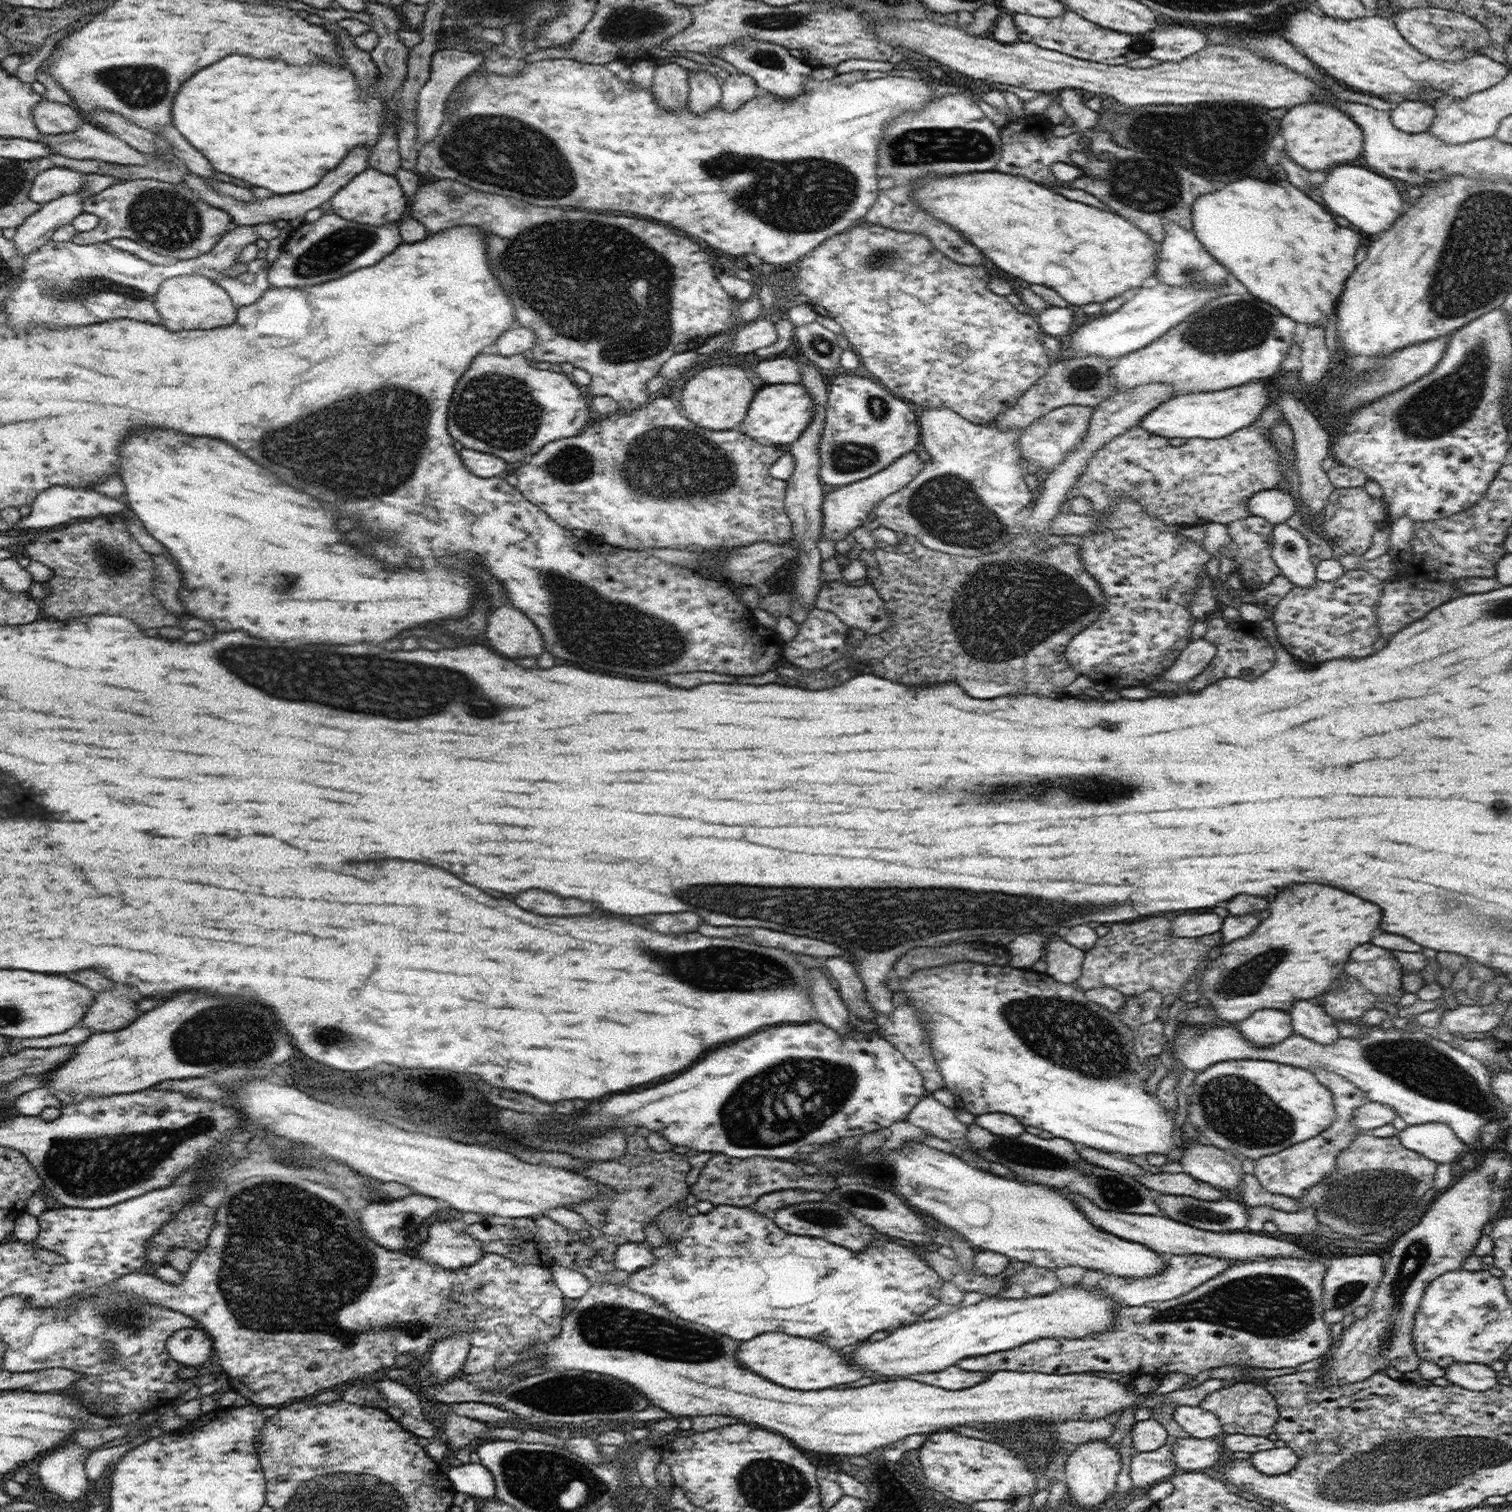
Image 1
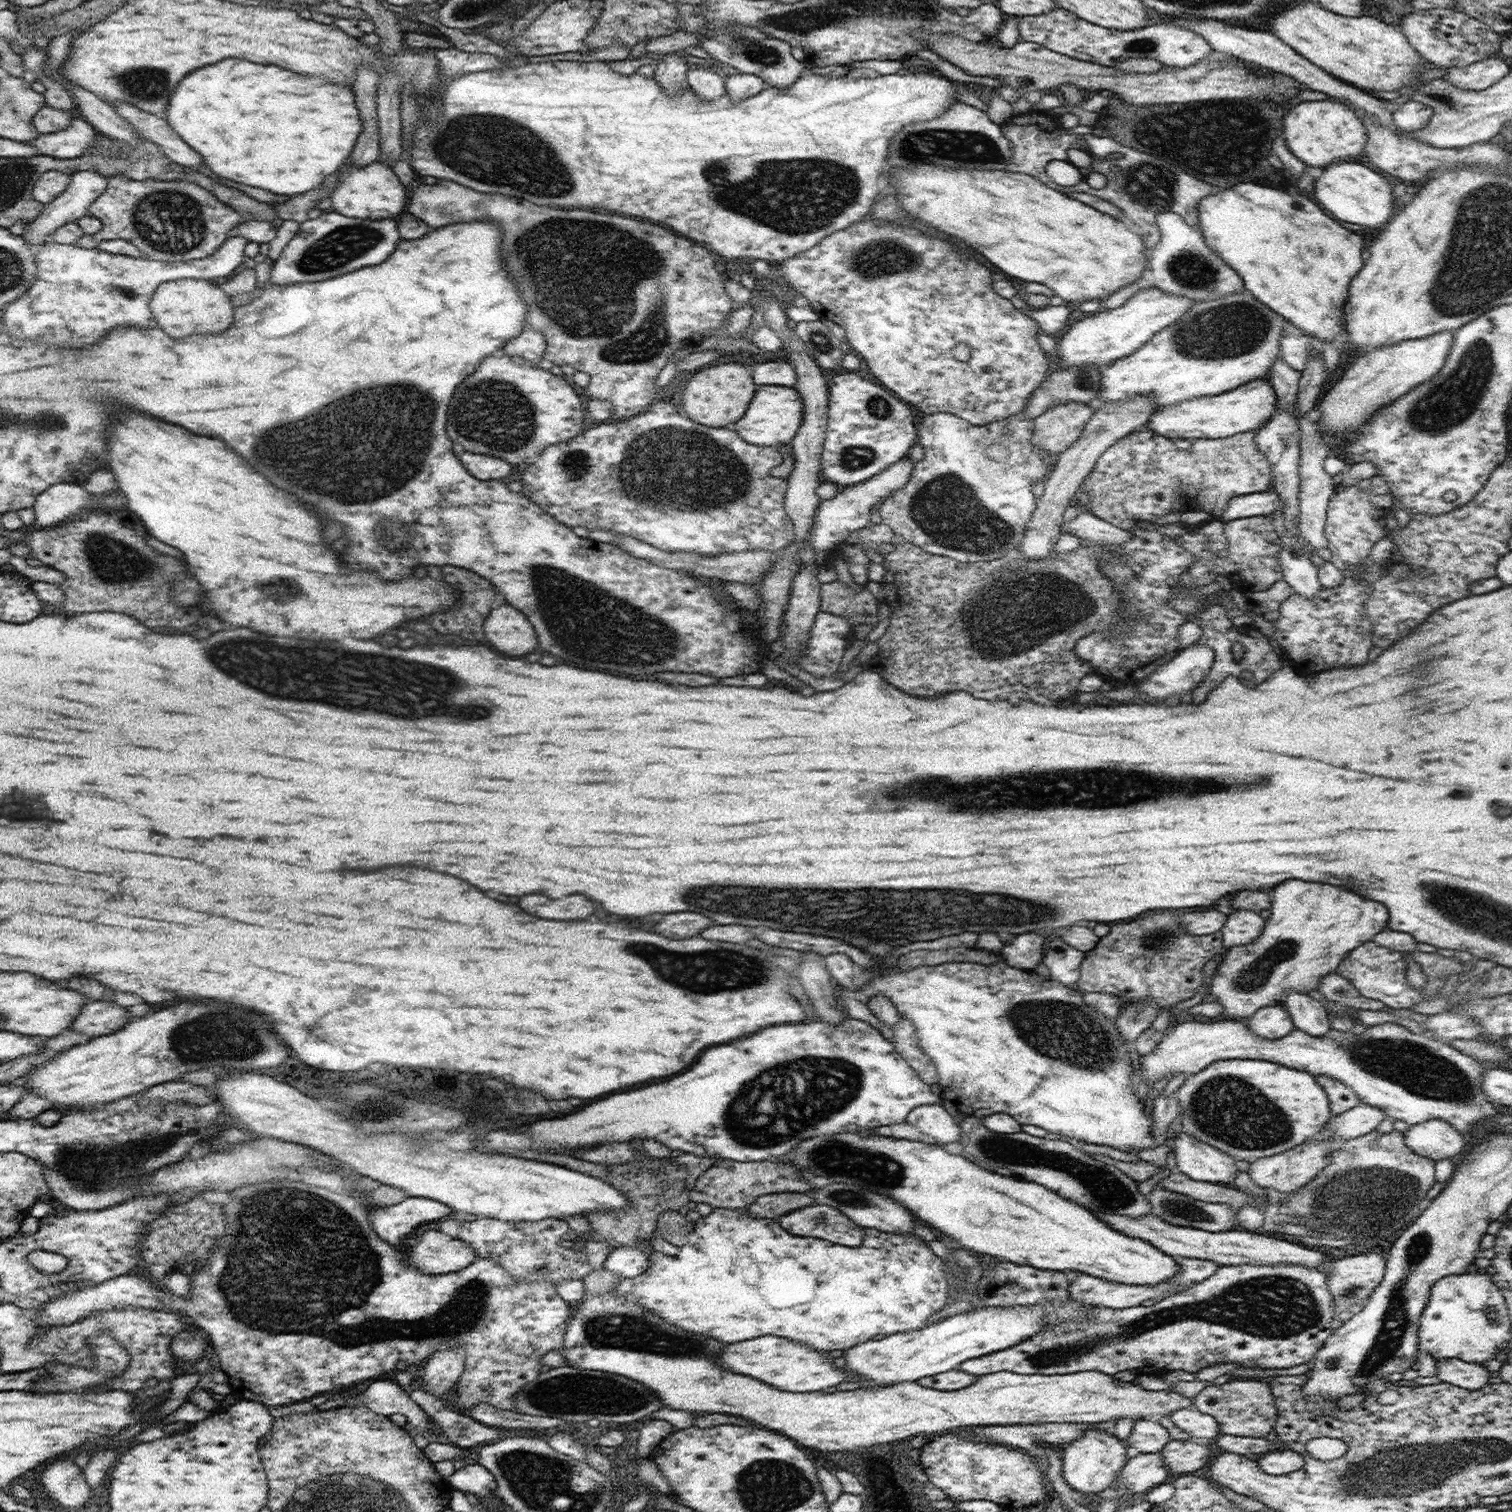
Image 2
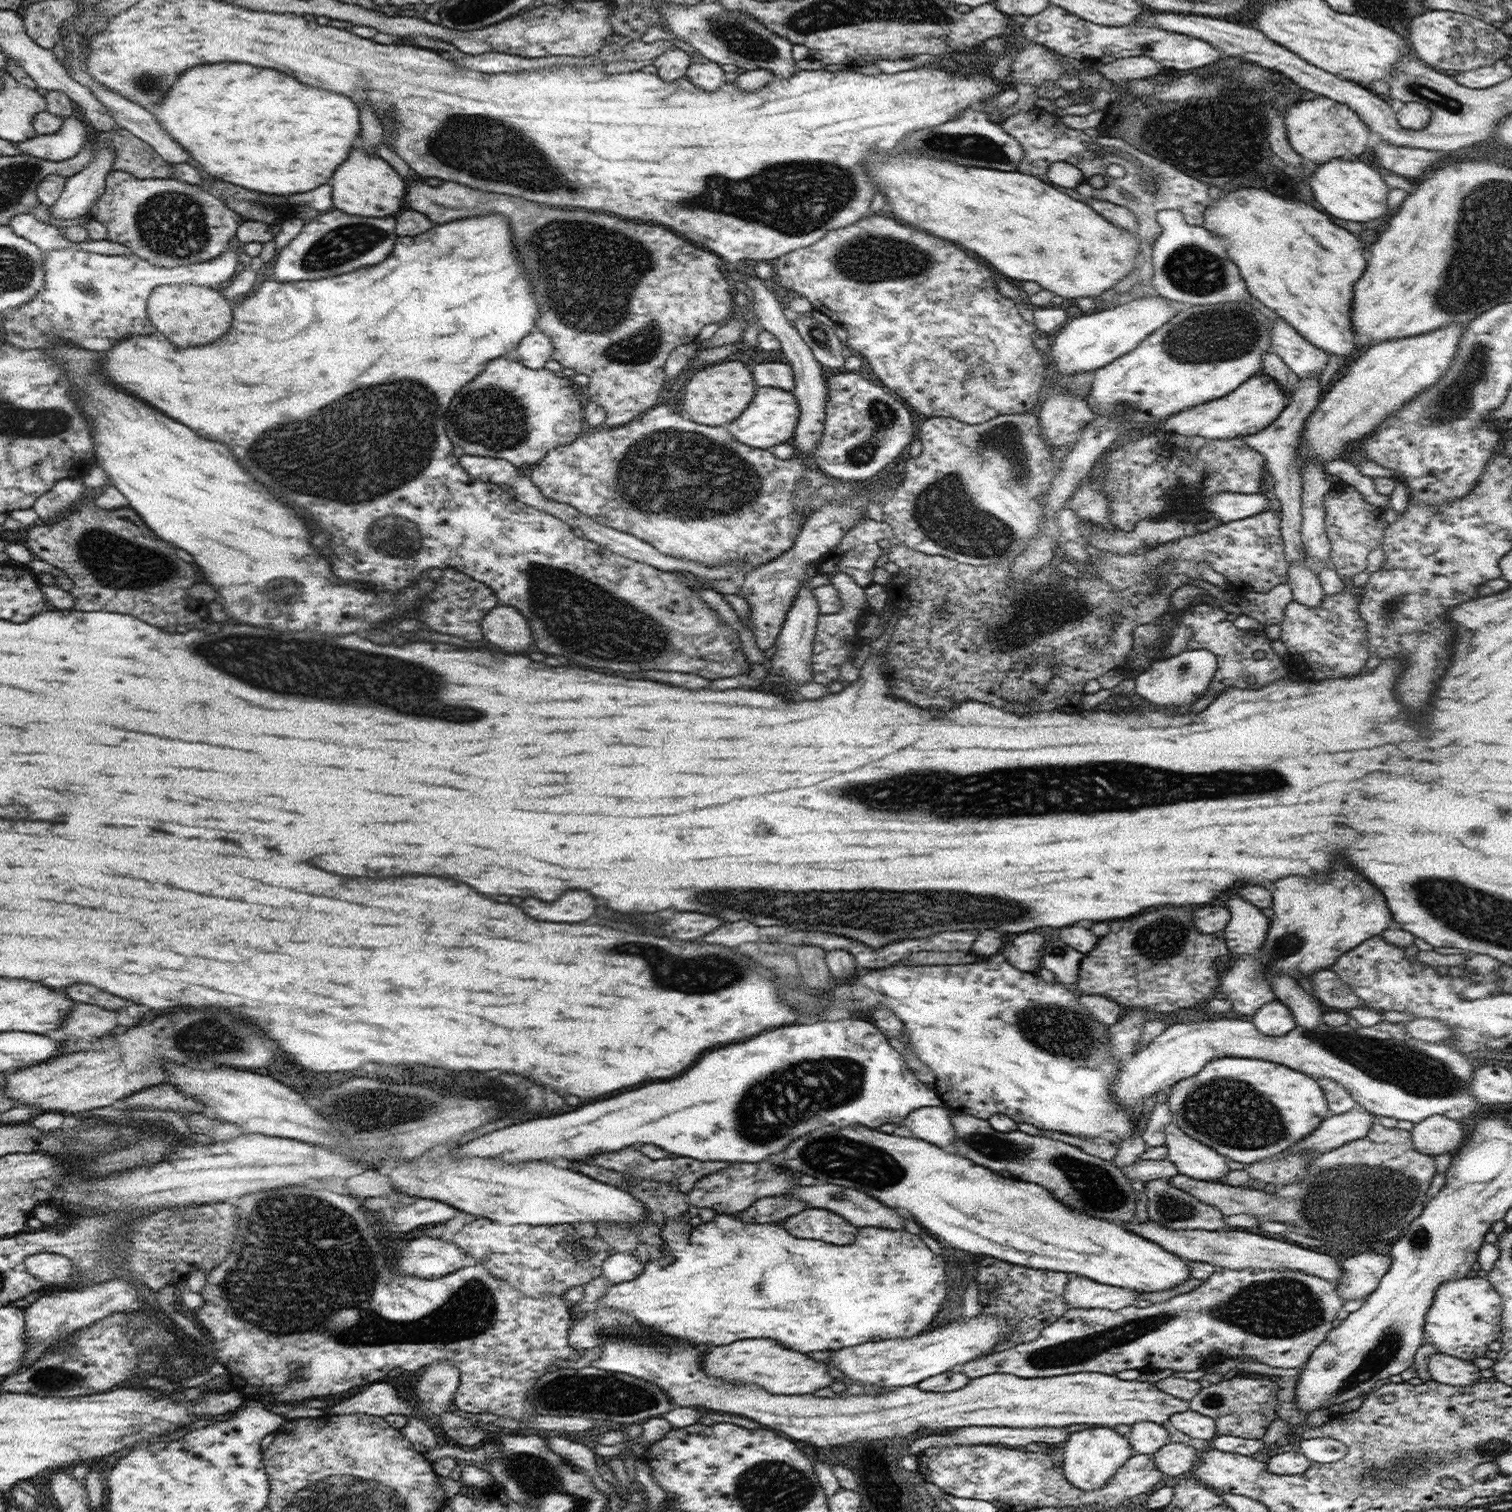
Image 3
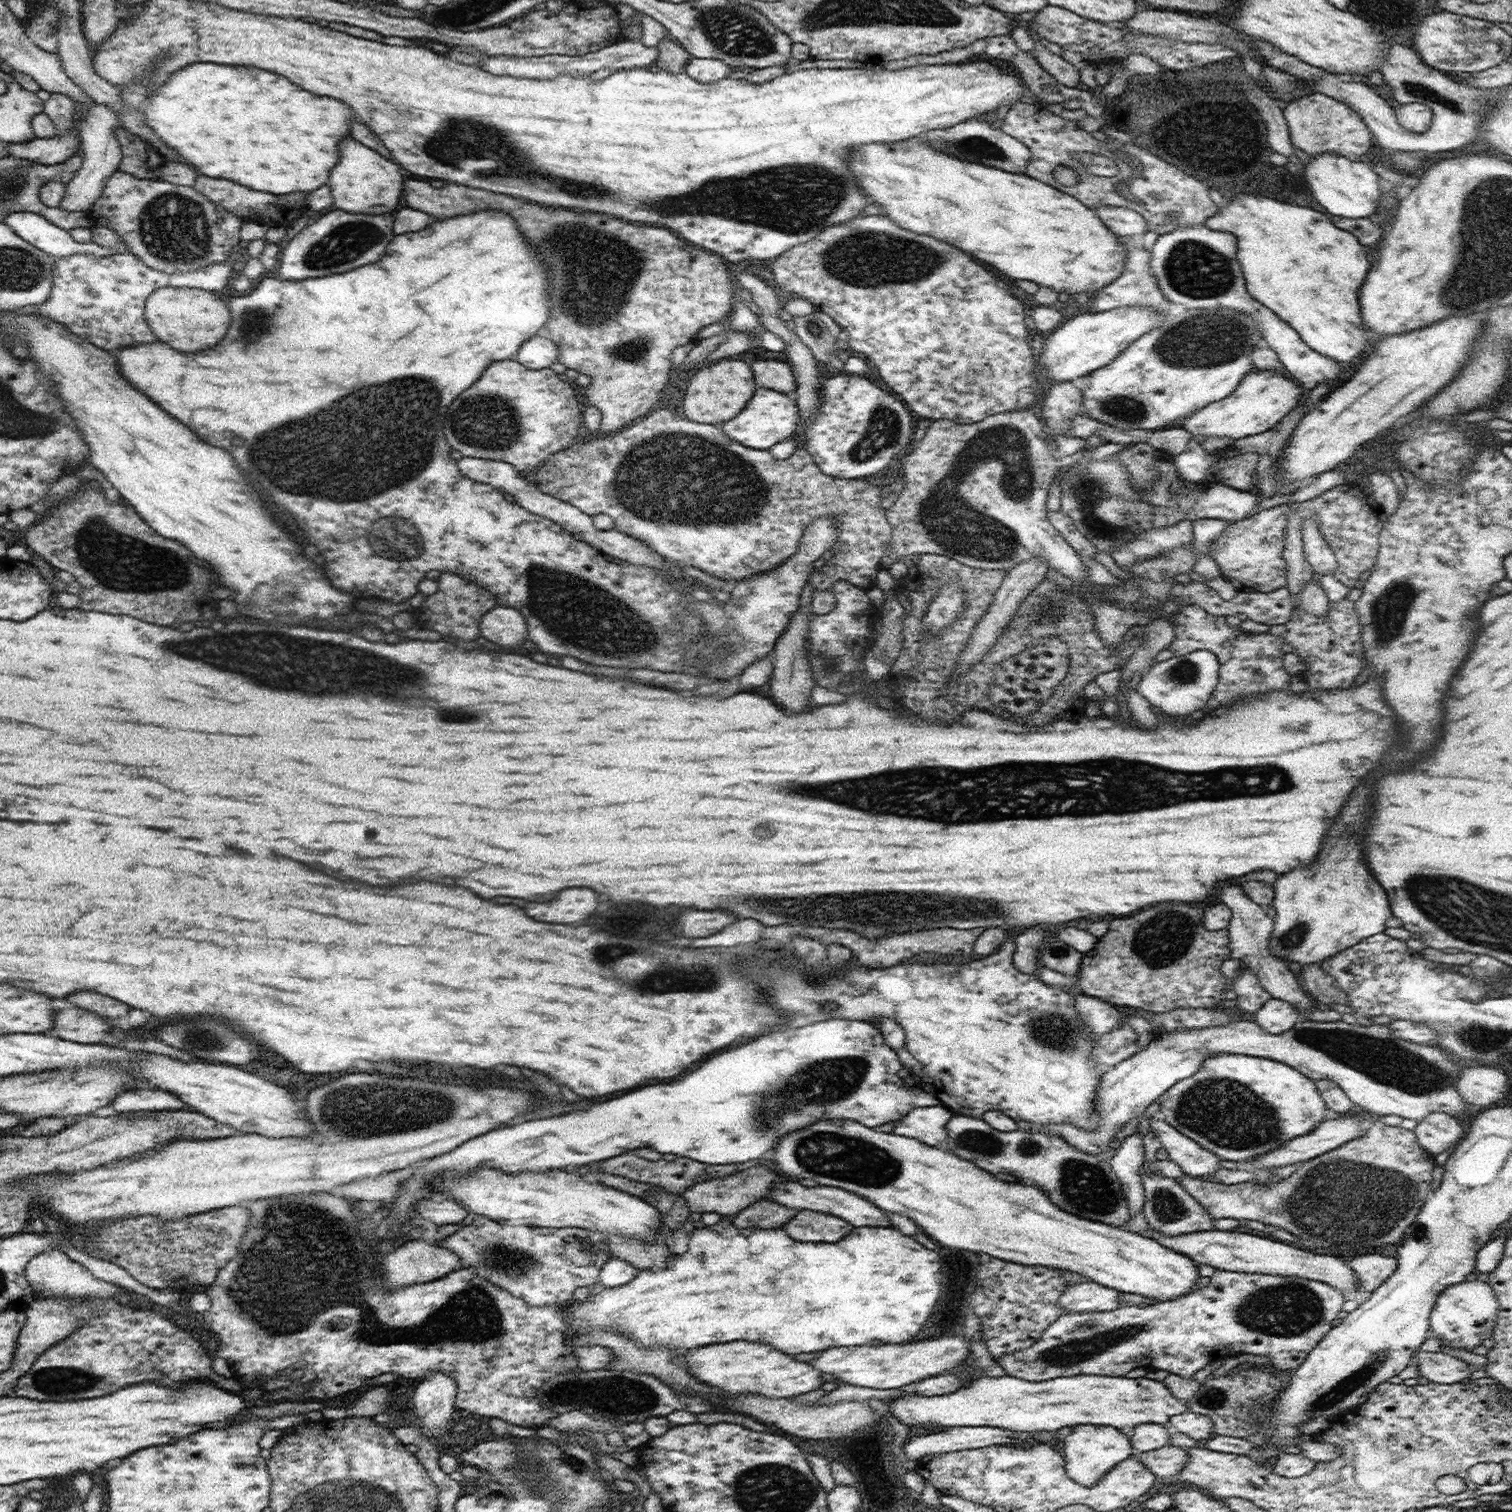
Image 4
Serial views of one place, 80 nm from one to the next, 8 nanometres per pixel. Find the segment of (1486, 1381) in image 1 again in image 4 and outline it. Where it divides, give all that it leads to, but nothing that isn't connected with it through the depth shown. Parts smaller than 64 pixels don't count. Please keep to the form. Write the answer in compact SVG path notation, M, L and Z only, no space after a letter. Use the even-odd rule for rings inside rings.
M1416 1350L1414 1357L1418 1360L1416 1365L1419 1374L1429 1382L1459 1383L1464 1378L1469 1378L1472 1373L1468 1363L1441 1350L1437 1352Z

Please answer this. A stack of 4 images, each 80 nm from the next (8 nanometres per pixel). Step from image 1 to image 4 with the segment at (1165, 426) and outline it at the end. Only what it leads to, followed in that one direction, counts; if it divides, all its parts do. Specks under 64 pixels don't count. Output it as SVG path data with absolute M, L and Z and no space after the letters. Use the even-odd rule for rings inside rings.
M1252 370L1236 385L1233 394L1207 404L1176 425L1189 430L1198 439L1225 436L1240 439L1266 432L1280 422L1299 403L1301 390L1295 378L1280 371Z

